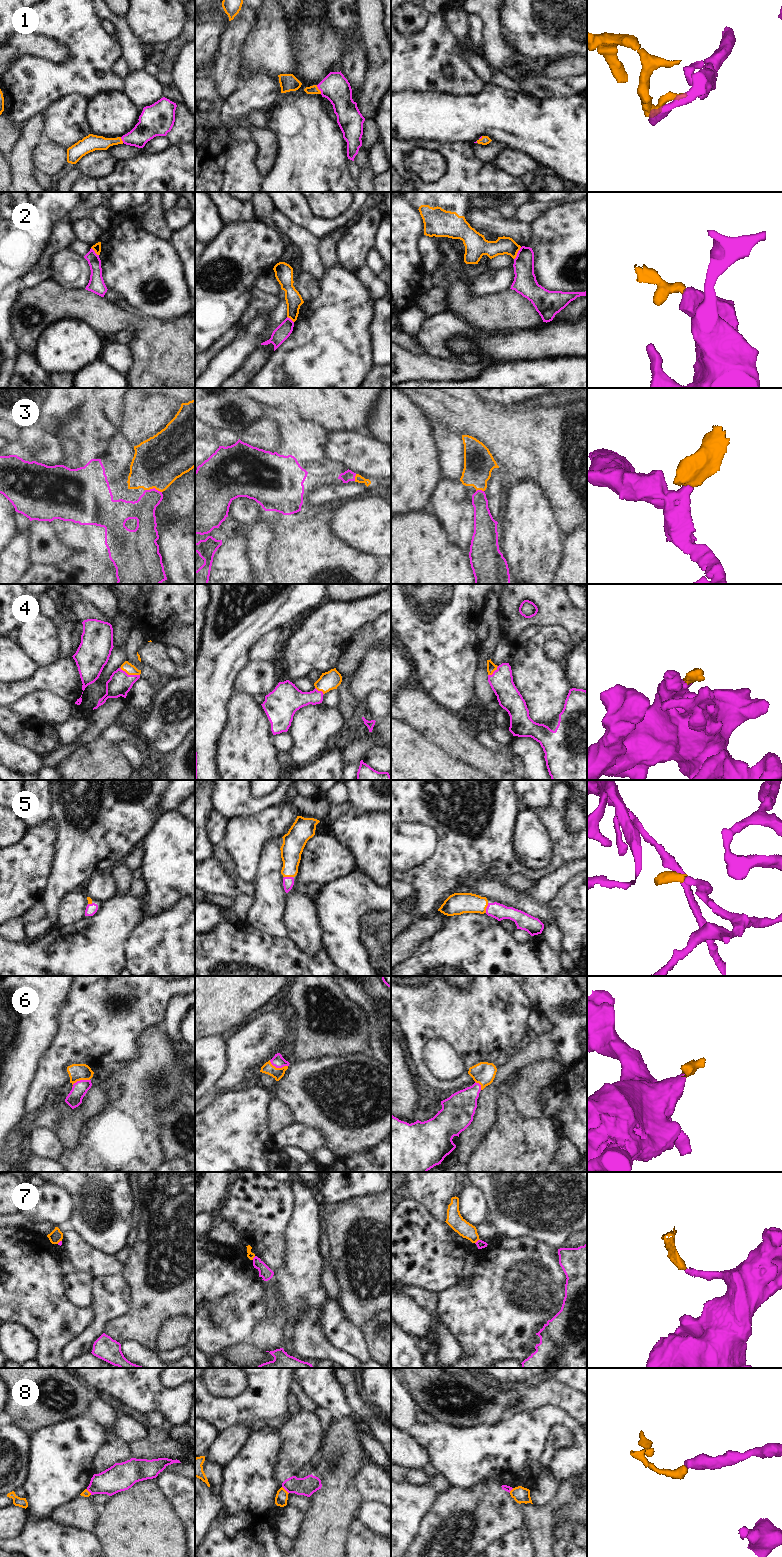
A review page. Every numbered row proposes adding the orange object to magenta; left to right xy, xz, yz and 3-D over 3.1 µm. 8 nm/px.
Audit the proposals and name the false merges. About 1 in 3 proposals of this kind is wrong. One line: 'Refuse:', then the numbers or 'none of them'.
Refuse: 2, 7, 8.

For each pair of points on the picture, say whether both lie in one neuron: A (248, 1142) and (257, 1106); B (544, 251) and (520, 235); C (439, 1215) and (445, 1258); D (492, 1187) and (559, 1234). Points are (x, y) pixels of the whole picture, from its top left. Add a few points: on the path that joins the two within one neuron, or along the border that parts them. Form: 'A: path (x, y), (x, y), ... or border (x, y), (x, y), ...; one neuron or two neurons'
A: path (248, 1133), (248, 1115); one neuron
B: border (530, 224), (531, 237), (523, 245); two neurons
C: border (422, 1206), (437, 1221), (444, 1222); two neurons
D: path (509, 1187), (512, 1187), (542, 1217); one neuron

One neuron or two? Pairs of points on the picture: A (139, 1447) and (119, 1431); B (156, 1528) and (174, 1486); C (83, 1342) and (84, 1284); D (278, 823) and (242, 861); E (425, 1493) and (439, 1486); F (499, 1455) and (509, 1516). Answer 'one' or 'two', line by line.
A: two
B: two
C: two
D: one
E: two
F: two

